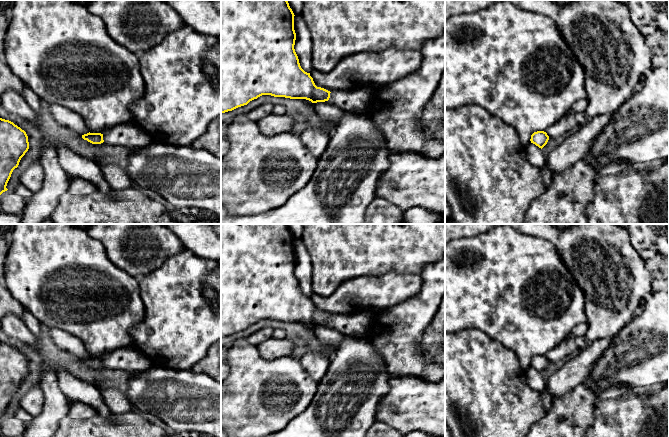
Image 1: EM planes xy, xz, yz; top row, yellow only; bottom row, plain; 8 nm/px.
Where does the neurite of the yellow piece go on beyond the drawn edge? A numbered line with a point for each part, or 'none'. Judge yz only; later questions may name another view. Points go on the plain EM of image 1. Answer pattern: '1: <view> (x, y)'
none

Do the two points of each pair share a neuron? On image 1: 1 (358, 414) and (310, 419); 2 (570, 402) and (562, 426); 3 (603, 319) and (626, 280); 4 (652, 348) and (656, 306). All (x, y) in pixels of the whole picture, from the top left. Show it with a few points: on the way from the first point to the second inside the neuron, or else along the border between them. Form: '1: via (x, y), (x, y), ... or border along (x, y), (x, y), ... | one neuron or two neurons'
1: via (346, 414), (341, 414), (336, 419), (322, 419) | one neuron
2: via (570, 408), (568, 420) | one neuron
3: via (608, 309), (616, 290) | one neuron
4: via (656, 338), (656, 316) | one neuron

